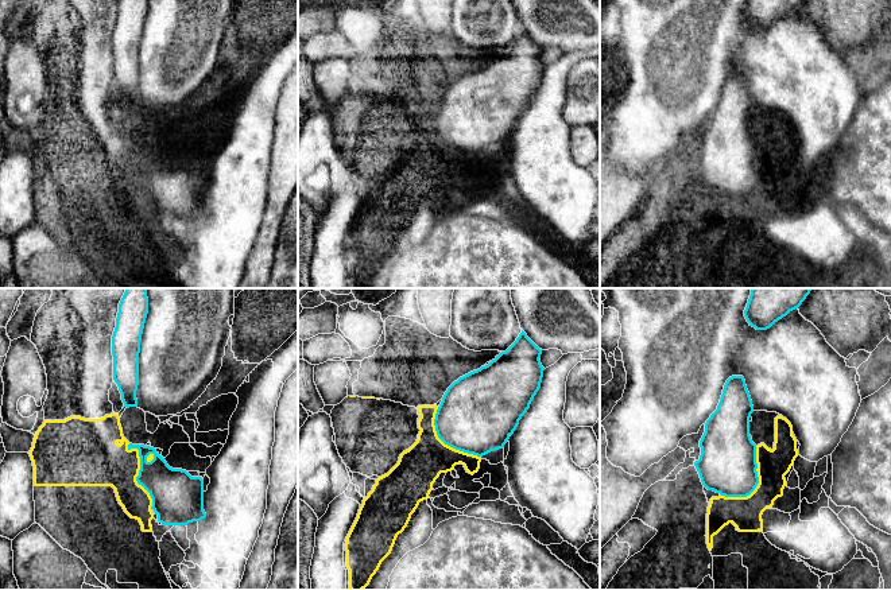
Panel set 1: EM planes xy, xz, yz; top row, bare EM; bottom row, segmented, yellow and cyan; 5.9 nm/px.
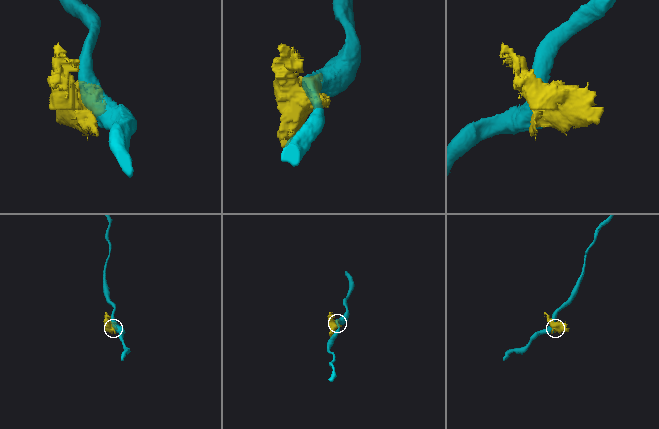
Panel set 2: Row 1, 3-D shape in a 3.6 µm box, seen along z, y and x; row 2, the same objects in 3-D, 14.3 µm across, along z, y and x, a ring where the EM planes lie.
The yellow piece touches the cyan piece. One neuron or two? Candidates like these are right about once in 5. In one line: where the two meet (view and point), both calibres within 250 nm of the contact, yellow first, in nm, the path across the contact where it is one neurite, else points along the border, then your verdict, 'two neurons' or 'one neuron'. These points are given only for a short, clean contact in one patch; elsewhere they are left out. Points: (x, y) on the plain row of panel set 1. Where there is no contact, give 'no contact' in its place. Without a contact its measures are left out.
meets yellow in yz at (758, 182); 190 nm thick on the yellow side, 340 nm on the other; two neurons

